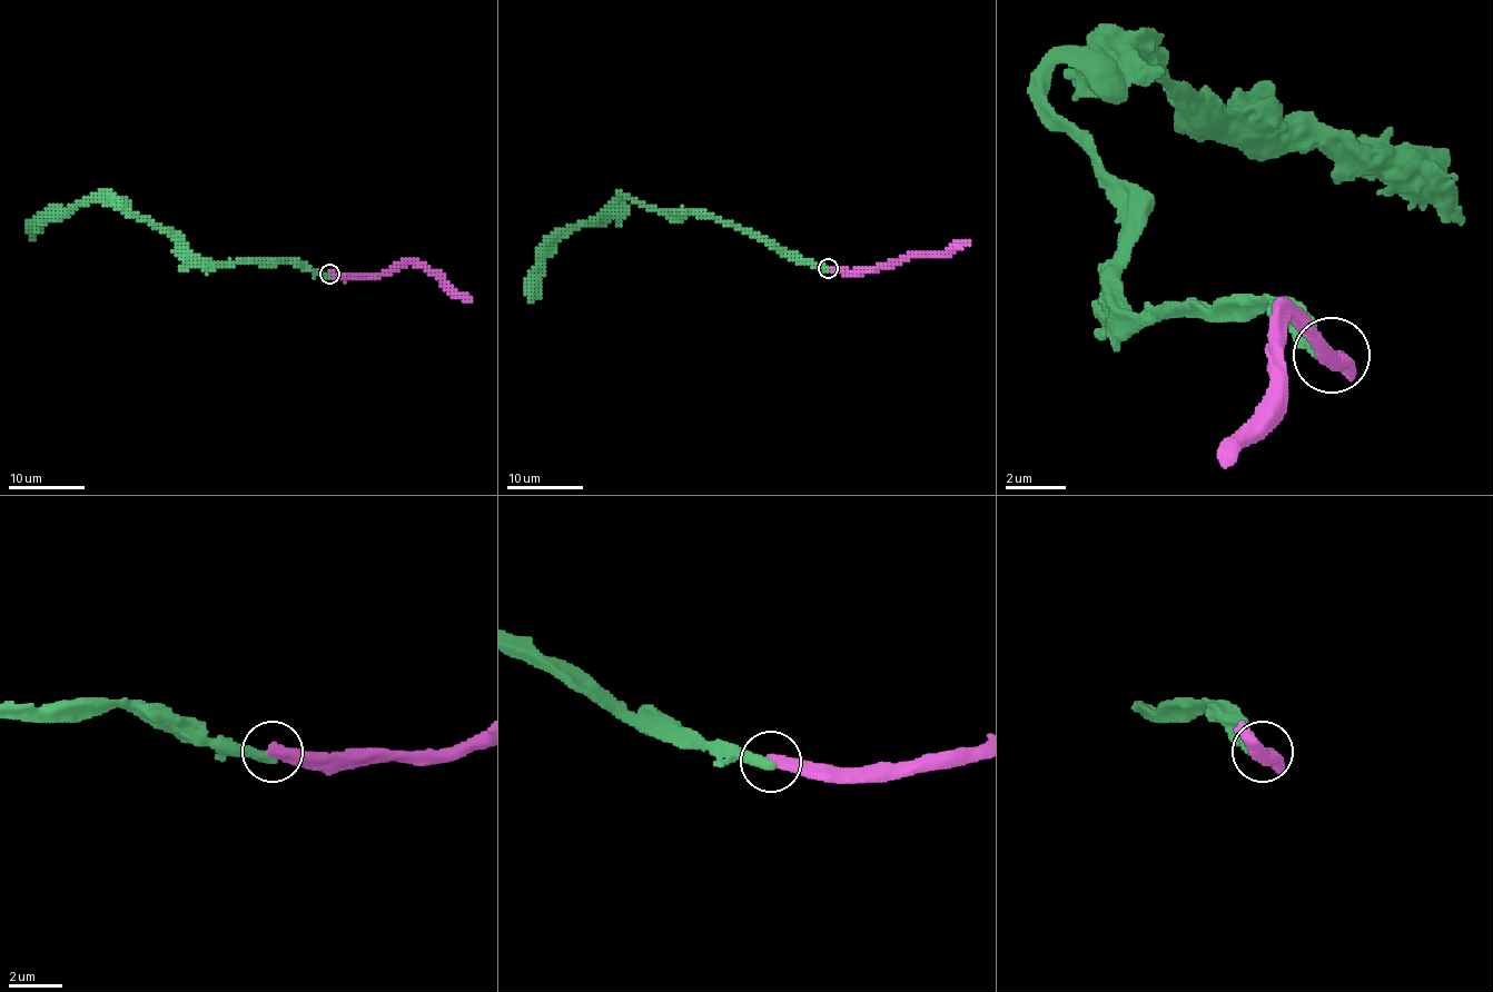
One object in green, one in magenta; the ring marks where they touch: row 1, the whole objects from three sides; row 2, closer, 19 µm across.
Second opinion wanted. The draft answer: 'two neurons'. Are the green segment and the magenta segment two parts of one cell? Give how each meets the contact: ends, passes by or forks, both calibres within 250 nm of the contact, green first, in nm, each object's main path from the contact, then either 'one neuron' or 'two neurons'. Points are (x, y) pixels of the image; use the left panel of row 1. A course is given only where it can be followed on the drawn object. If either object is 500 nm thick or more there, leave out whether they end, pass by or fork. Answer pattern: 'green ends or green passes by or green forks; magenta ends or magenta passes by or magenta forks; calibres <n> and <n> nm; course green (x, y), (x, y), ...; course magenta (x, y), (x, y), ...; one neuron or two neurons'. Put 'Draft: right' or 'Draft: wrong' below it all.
green ends; magenta ends; calibres 400 and 440 nm; course green (328, 274), (315, 274), (288, 261), (206, 264), (111, 200), (76, 202), (58, 214), (49, 214), (30, 240); course magenta (330, 274), (387, 274), (405, 264), (426, 266), (472, 301); two neurons
Draft: right

